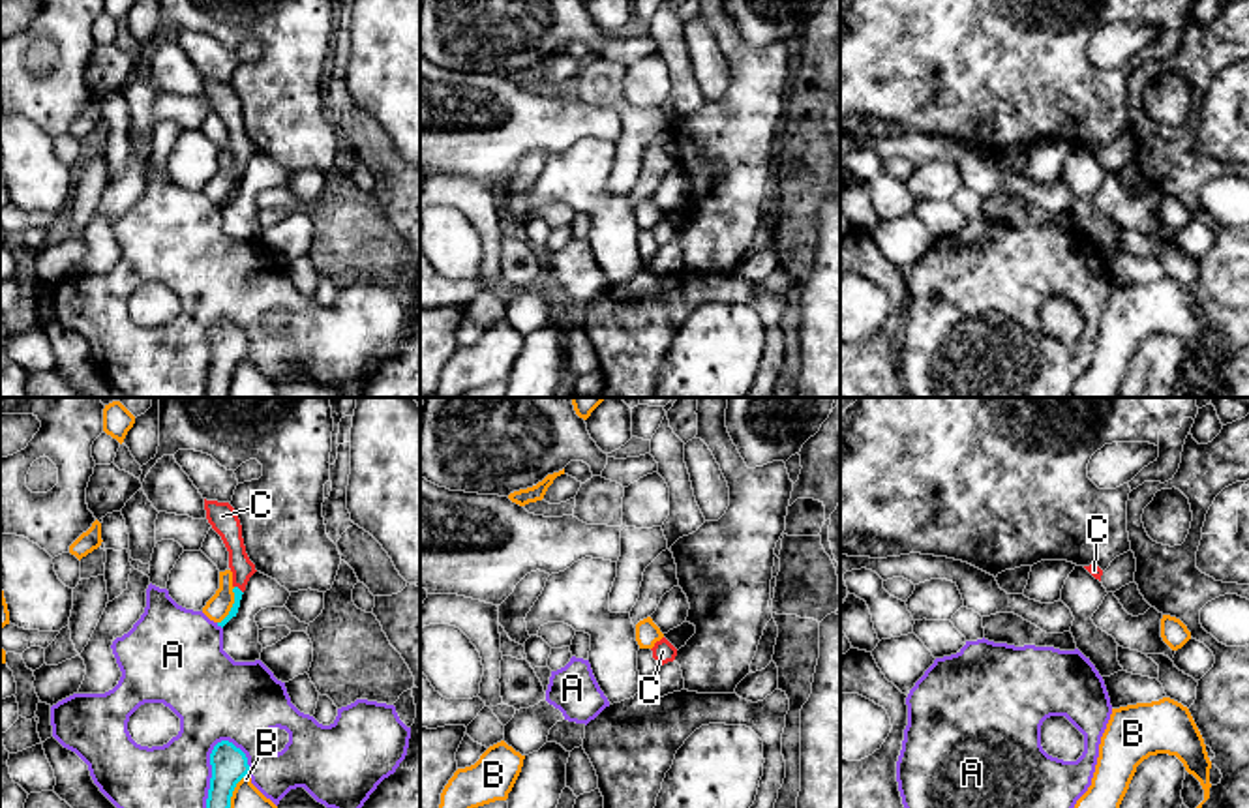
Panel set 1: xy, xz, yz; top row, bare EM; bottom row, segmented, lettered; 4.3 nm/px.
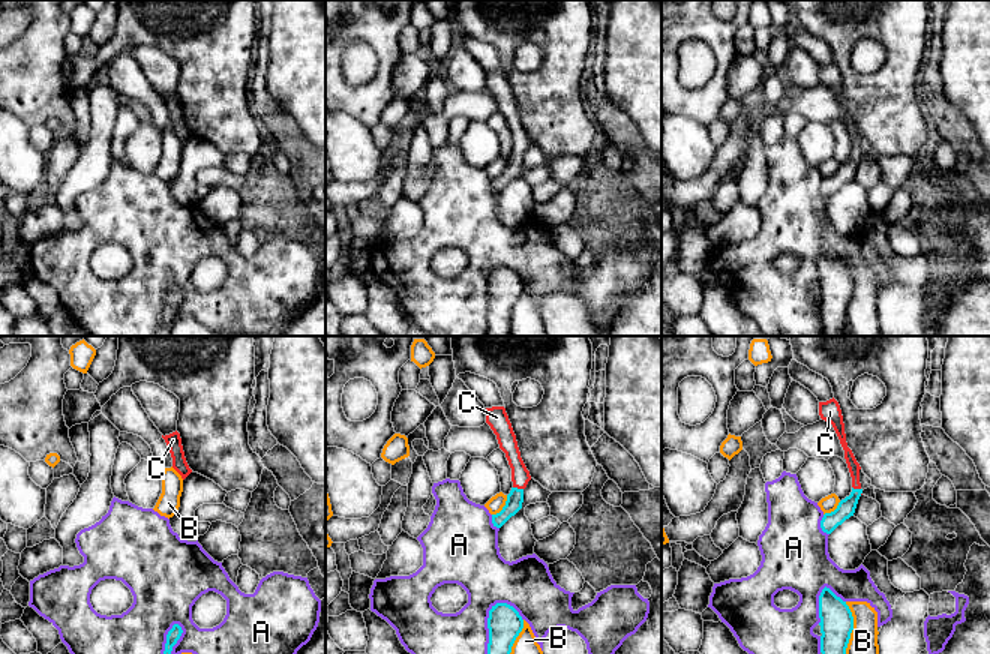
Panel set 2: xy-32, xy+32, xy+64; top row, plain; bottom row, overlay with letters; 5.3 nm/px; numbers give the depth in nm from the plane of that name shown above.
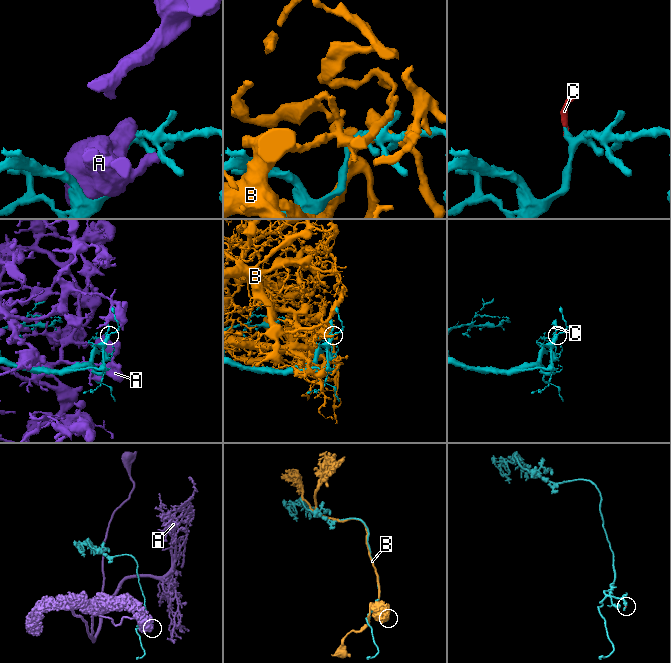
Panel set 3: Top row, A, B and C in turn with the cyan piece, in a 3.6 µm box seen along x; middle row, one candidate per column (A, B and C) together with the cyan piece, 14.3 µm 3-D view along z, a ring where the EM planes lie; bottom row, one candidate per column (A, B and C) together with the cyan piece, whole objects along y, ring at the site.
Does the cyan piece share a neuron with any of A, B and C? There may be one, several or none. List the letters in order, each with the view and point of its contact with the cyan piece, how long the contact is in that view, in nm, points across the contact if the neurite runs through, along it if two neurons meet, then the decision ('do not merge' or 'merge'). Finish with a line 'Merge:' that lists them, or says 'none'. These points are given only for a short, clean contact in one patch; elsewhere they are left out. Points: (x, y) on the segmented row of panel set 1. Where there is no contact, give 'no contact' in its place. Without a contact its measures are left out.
A: xy (212, 771) | 320 nm | do not merge
B: xy (233, 606) | 180 nm | do not merge
C: xy (239, 589) | 50 nm | across xy (237, 591), (239, 589), (242, 568) | merge
Merge: C

